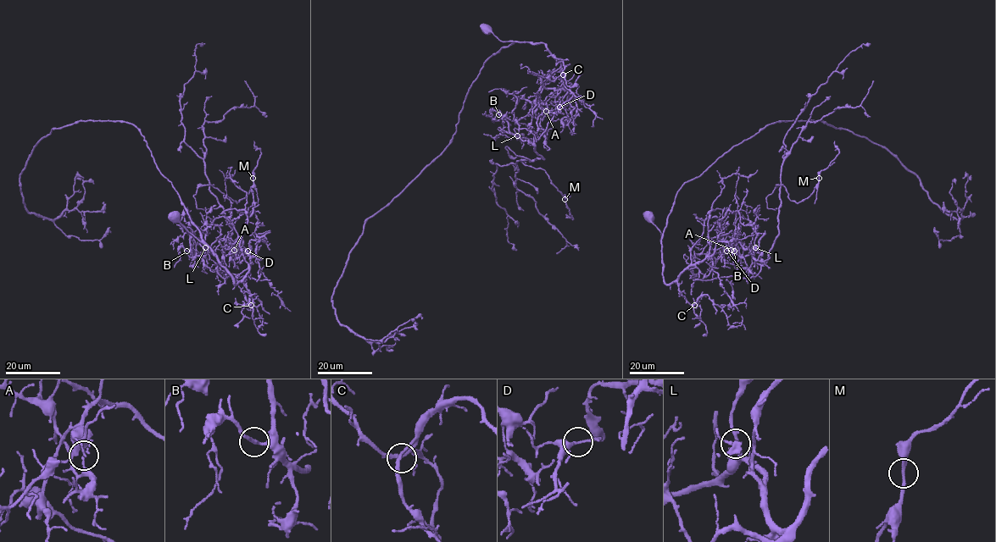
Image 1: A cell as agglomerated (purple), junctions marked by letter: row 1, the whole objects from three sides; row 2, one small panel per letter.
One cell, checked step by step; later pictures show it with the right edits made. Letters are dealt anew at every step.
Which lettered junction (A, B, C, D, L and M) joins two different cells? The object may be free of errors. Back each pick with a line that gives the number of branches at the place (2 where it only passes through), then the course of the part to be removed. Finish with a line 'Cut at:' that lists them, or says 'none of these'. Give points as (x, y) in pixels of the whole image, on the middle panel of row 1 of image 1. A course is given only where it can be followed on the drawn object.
A: 2 | (546, 112), (534, 136), (543, 159), (496, 163), (492, 174), (516, 250)
Cut at: A

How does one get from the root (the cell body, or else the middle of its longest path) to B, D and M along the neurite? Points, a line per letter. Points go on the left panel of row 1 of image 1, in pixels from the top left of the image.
B: (174, 216), (234, 284), (251, 262), (243, 244), (228, 237), (222, 264), (207, 251), (186, 251)
D: (174, 216), (210, 250), (234, 284), (248, 271), (251, 258), (243, 258), (247, 251)
M: (174, 216), (236, 284), (251, 257), (227, 237), (222, 264), (231, 228), (209, 186), (237, 203), (253, 178)

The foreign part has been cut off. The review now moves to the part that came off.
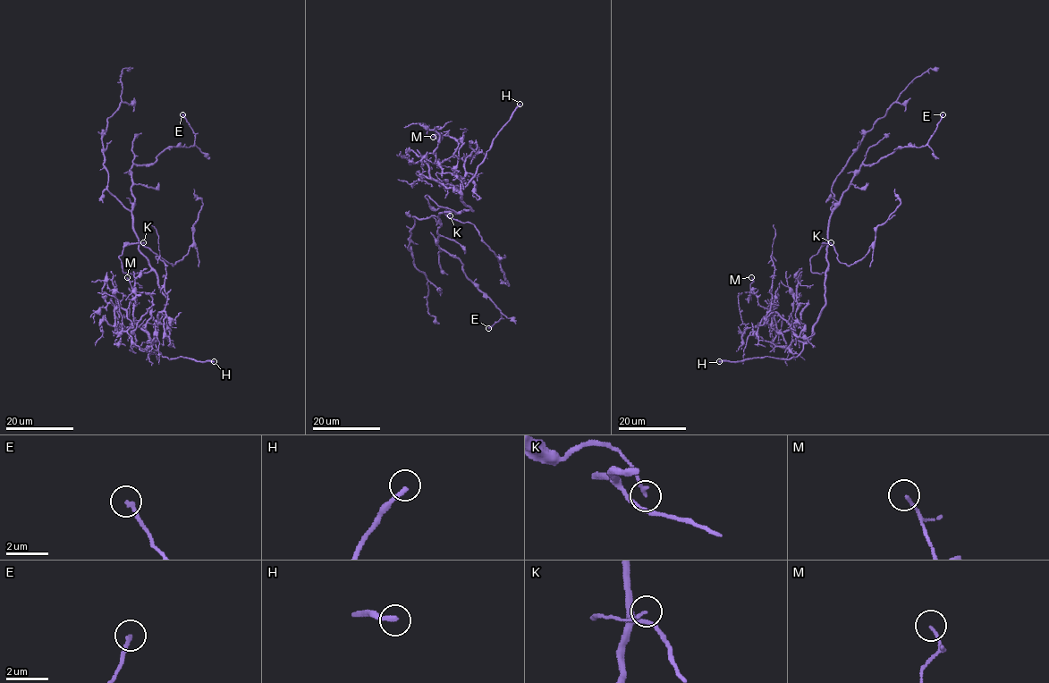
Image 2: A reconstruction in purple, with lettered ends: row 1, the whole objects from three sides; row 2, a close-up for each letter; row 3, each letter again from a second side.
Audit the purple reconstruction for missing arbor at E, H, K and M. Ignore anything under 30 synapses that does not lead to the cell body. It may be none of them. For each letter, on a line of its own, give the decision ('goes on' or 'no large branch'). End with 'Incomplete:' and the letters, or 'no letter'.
E: no large branch
H: goes on
K: no large branch
M: no large branch
Incomplete: H

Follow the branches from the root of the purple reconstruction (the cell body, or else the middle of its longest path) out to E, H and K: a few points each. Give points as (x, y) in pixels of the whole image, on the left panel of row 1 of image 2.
E: (152, 269), (139, 248), (133, 228), (131, 167), (151, 164), (166, 148), (194, 144), (195, 133), (182, 114)
H: (152, 269), (166, 299), (155, 324), (156, 348), (169, 359), (183, 357), (214, 361)
K: (152, 269), (134, 274), (122, 271), (119, 257), (123, 248), (143, 242)

